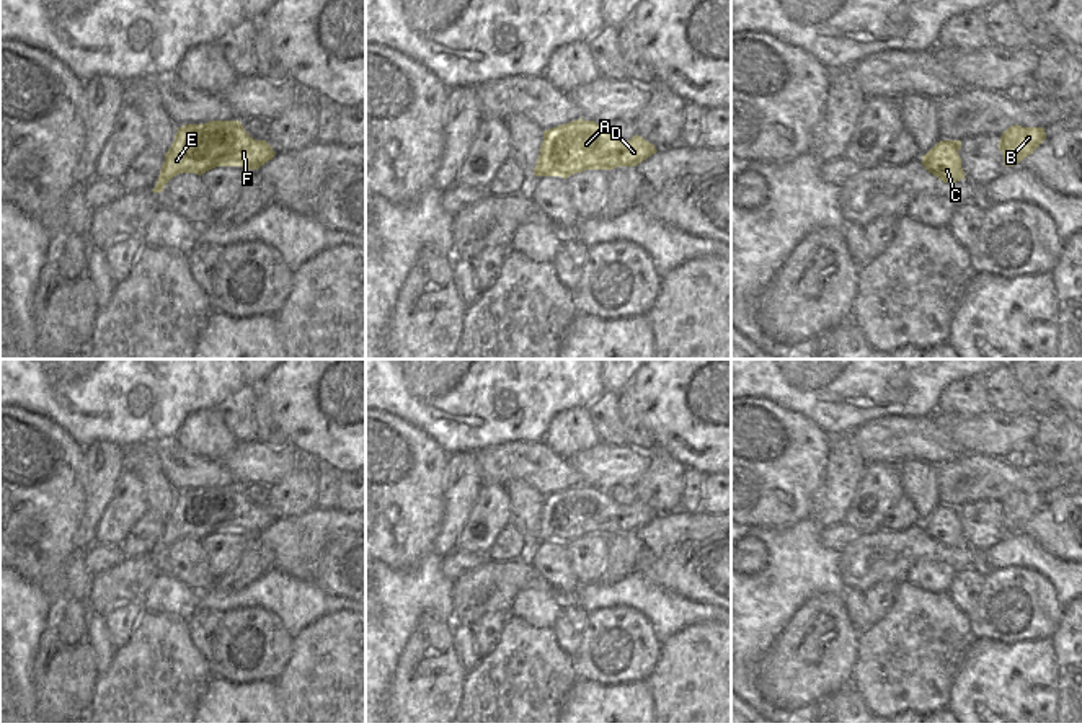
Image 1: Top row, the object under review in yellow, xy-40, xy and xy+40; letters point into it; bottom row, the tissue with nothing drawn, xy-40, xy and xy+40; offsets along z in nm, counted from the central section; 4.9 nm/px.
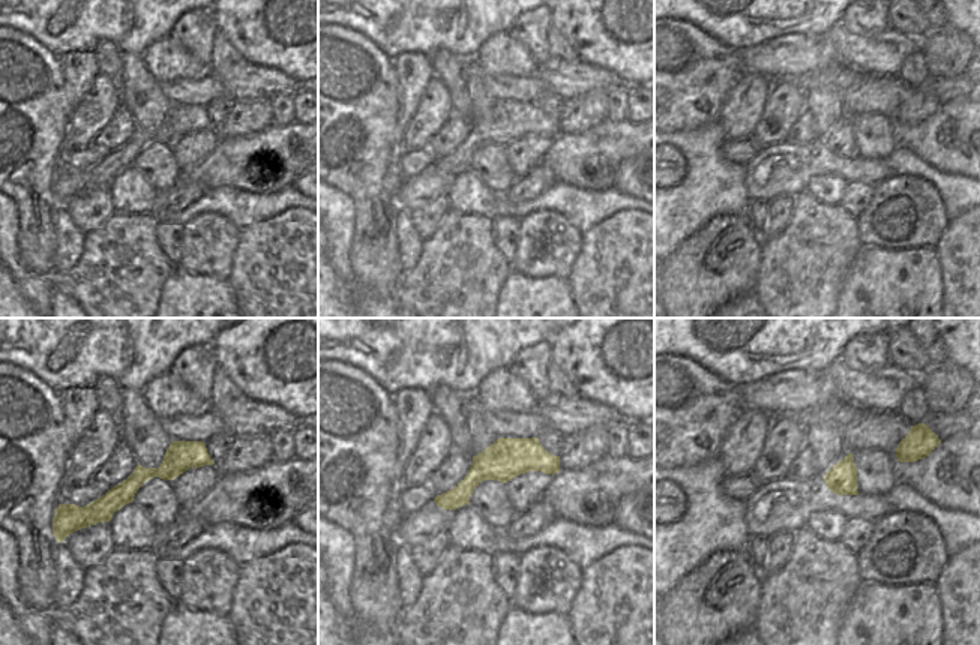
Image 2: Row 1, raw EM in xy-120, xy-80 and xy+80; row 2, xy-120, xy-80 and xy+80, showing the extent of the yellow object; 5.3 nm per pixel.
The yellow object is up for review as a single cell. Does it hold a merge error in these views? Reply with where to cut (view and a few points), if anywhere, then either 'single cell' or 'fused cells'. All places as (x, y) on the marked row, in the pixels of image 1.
cut in xy+40 along (950, 141), (958, 149); fused cells

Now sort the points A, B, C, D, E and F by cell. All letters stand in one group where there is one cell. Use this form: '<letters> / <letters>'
A B D E F / C

